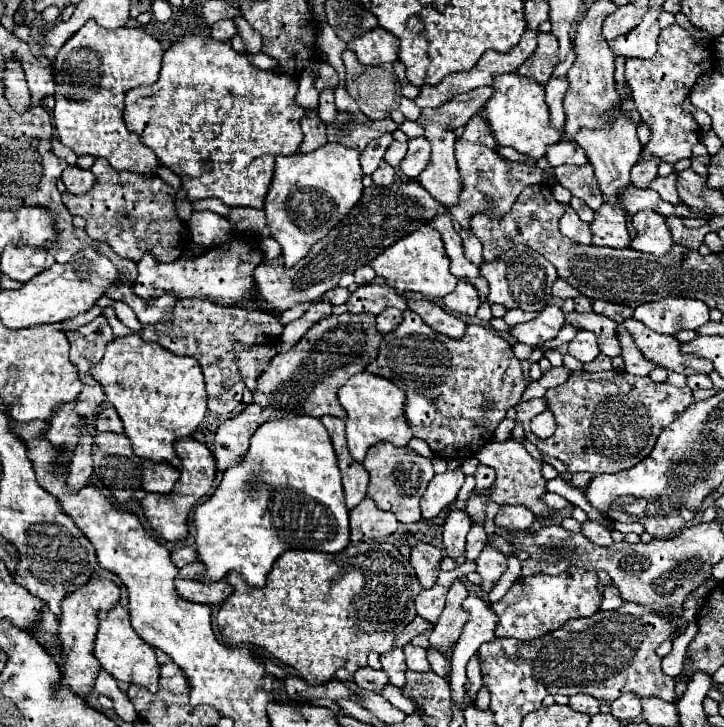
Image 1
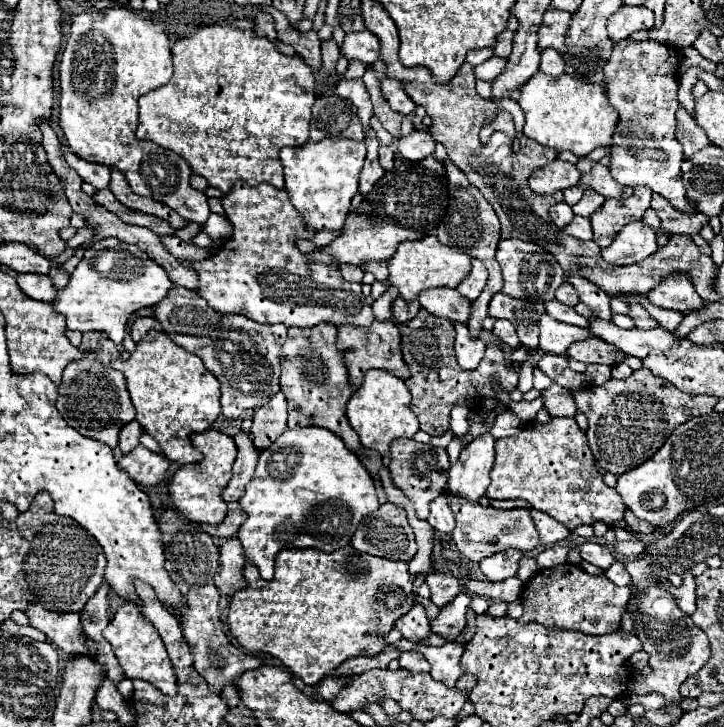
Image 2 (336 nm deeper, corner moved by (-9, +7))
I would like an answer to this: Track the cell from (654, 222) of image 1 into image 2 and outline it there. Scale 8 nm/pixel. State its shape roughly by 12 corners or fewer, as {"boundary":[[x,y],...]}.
{"boundary":[[638,220],[602,248],[610,264],[636,264],[658,250],[656,230]]}

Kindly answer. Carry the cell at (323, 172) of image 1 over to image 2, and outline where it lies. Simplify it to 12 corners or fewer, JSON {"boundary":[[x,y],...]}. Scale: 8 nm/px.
{"boundary":[[364,142],[282,148],[286,192],[306,228],[340,230]]}

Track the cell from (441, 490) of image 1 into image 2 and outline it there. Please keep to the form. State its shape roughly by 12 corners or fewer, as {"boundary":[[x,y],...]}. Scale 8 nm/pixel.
{"boundary":[[446,492],[430,502],[428,524],[440,532],[454,530]]}

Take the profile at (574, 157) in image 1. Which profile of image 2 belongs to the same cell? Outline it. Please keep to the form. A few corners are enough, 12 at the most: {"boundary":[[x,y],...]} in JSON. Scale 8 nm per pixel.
{"boundary":[[620,40],[604,68],[619,114],[610,174],[686,202],[678,50]]}

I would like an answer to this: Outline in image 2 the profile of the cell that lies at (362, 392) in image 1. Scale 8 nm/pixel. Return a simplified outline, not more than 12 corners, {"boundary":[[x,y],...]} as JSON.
{"boundary":[[368,370],[346,416],[364,448],[388,454],[418,418],[404,380]]}

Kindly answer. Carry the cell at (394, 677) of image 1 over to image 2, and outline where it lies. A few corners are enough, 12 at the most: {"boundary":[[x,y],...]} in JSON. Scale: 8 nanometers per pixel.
{"boundary":[[402,652],[398,662],[410,672],[430,672],[418,652]]}

